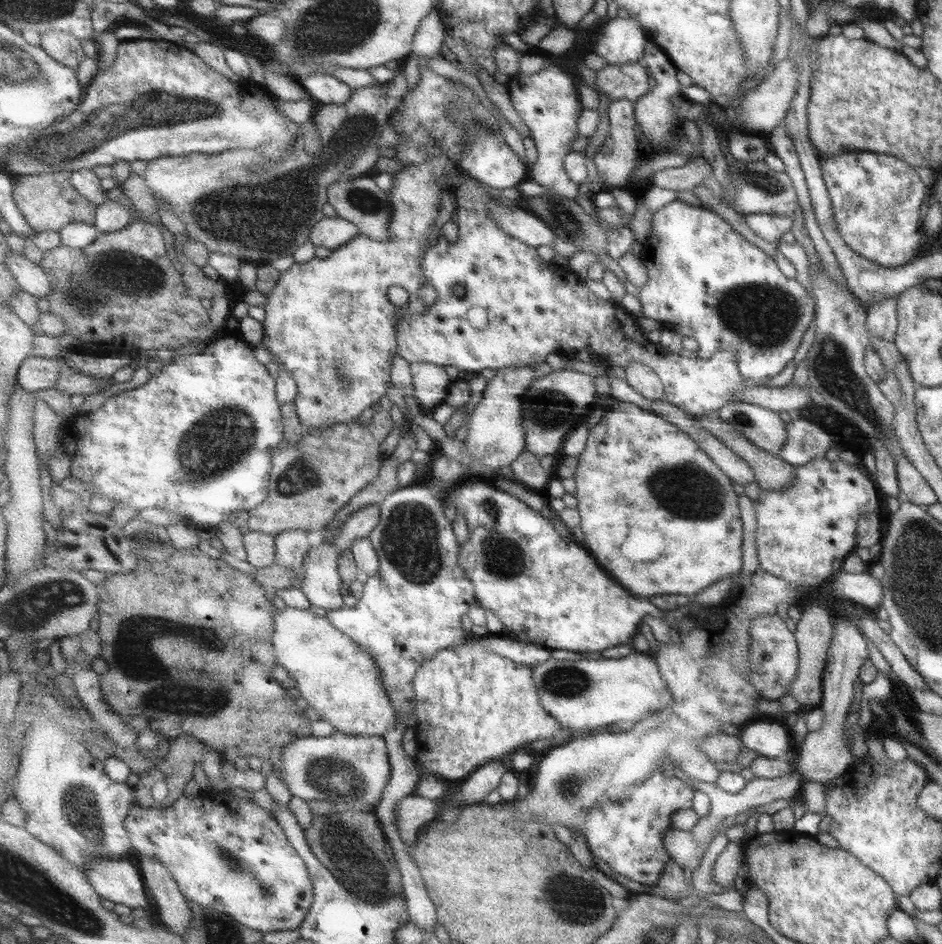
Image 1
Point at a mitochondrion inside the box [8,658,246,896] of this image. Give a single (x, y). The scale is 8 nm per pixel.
(81, 798)

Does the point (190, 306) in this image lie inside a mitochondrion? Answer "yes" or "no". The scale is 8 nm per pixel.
no

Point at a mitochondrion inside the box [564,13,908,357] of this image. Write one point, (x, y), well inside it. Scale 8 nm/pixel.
(763, 317)

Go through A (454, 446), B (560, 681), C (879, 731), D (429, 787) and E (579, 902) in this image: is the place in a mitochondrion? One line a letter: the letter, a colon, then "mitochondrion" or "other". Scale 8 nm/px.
A: other
B: mitochondrion
C: other
D: other
E: mitochondrion

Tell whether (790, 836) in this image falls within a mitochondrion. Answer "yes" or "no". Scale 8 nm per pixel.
no

